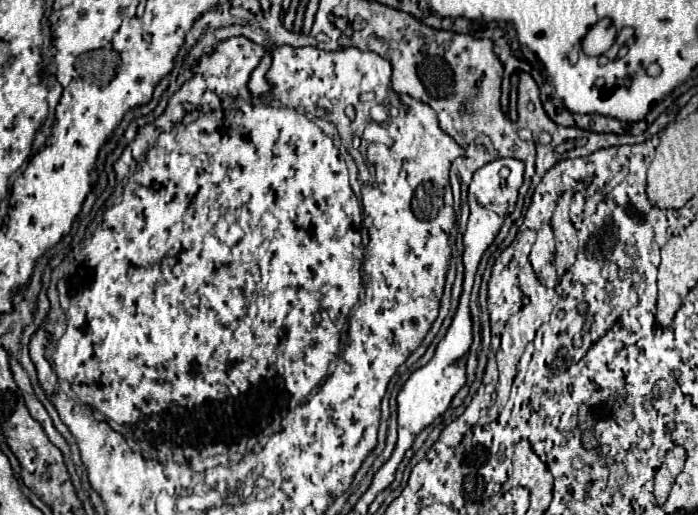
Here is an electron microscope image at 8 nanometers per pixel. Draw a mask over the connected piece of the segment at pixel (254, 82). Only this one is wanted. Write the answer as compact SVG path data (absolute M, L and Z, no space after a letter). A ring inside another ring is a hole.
M266 54L260 64L254 68L254 72L250 74L250 80L248 80L248 90L254 98L260 98L264 94L268 94L272 90L272 84L266 80L266 72L270 68L270 54Z

